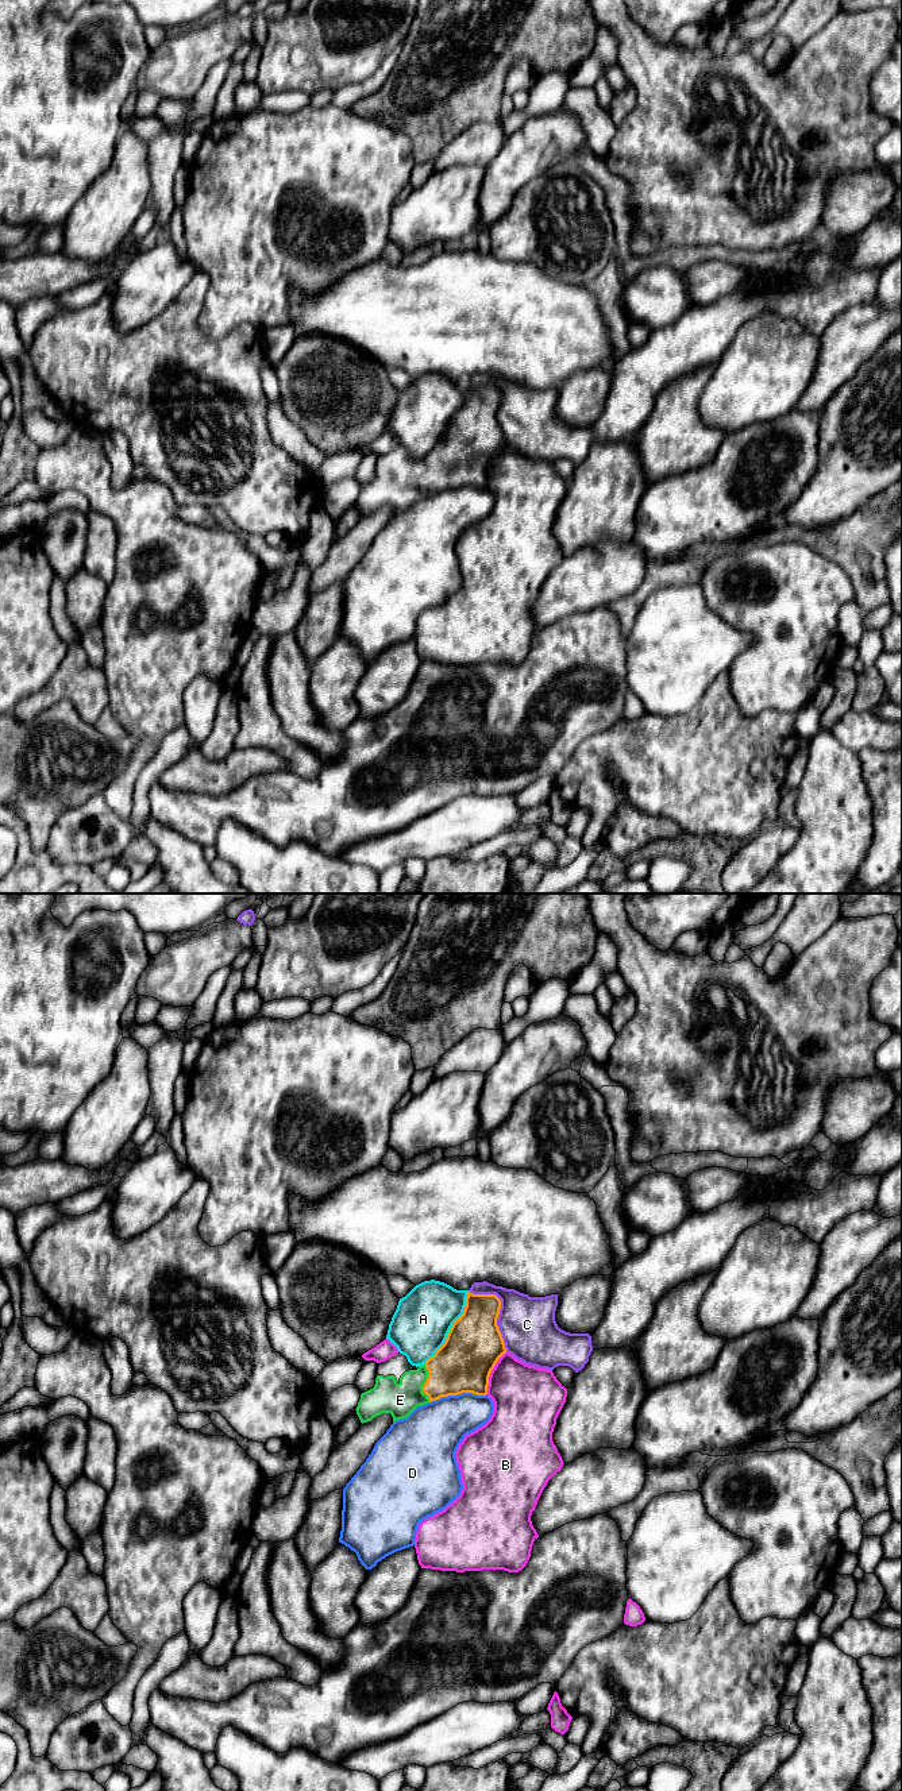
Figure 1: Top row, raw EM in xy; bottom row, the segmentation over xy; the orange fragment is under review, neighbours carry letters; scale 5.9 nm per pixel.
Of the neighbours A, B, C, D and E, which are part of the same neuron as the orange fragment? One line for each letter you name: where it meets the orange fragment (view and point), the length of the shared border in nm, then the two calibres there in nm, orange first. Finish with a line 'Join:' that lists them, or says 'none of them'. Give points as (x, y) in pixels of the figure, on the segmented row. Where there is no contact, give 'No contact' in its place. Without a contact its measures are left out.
E: Touches orange at xy (424, 1384). Shared border 220 nm. Thickness 320 nm (orange) against 200 nm
Join: E

